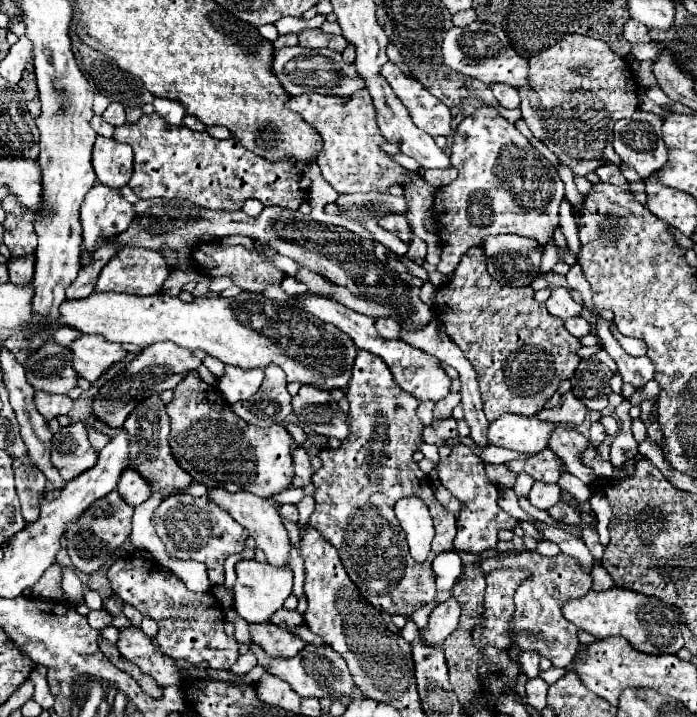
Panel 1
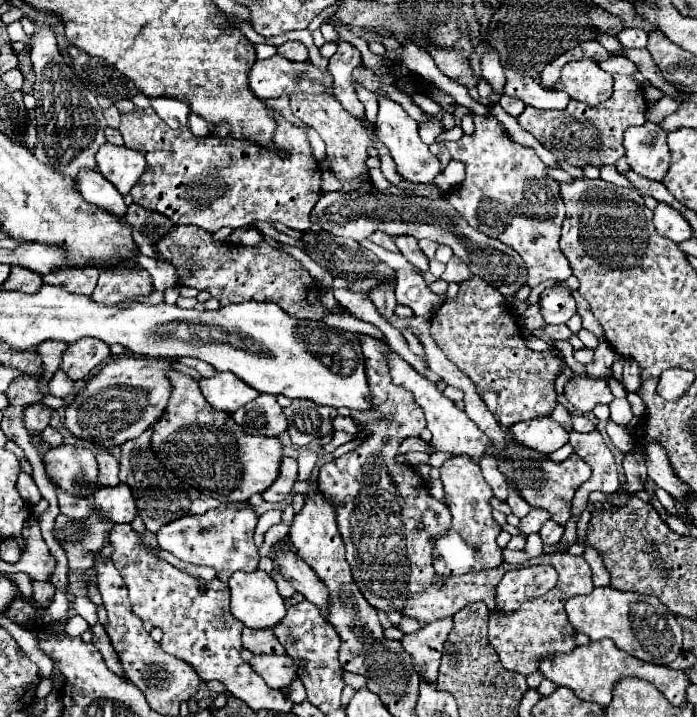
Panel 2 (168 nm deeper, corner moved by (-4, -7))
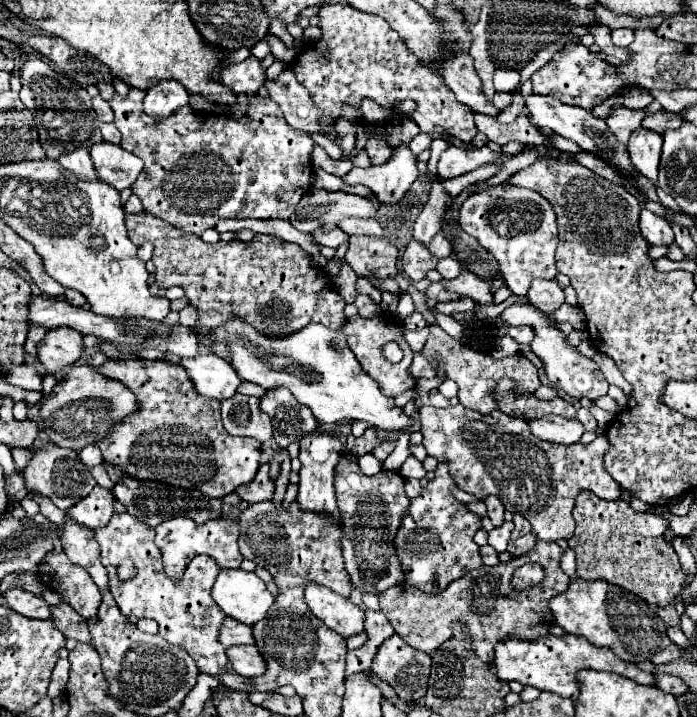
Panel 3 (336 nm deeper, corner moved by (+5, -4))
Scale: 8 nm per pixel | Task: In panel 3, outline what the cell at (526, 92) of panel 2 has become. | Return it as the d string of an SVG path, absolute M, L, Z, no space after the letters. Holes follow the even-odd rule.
M531 94L527 96L527 102L525 102L527 110L529 110L529 116L533 120L533 124L541 126L543 130L551 130L563 138L569 138L573 140L575 144L579 144L585 152L593 152L597 156L601 156L603 160L607 162L613 162L619 170L625 170L625 172L637 172L633 168L633 164L629 164L629 154L627 154L627 148L623 144L619 144L615 140L615 136L611 134L611 130L607 128L607 124L599 118L595 118L589 110L583 110L583 108L577 108L577 106L567 106L563 104L561 100L557 100L555 96L539 96L539 94Z

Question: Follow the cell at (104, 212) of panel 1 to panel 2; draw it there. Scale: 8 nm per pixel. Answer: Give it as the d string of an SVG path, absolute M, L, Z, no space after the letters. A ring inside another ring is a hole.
M98 169L94 171L82 171L78 175L78 191L82 193L82 197L88 203L94 203L98 207L104 207L106 211L114 213L114 215L124 215L126 213L126 205L122 201L122 195L114 189L114 185L102 177L102 173L98 173Z

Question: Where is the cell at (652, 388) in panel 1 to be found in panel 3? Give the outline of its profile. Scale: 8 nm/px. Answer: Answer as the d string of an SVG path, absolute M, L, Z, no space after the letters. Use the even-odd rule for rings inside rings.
M461 404L449 408L421 406L417 410L417 420L421 424L427 454L435 456L439 462L449 462L449 470L457 476L461 490L481 500L495 494L509 512L519 512L531 522L539 540L557 542L573 536L575 524L571 510L581 490L591 490L605 500L617 500L621 496L621 488L603 466L603 458L611 448L603 432L587 446L563 446L537 440L521 418L503 412L481 416Z

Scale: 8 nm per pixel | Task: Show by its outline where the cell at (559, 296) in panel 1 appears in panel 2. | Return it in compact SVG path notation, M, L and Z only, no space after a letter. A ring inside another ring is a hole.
M554 283L540 293L540 313L546 323L566 323L576 313L576 301L568 287Z

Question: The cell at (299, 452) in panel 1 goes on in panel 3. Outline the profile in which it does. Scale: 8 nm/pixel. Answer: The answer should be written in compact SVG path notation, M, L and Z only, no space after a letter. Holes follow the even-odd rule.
M261 464L257 478L249 484L243 484L241 488L237 488L237 494L245 500L245 502L263 502L263 500L271 500L275 492L275 482L269 476L269 464Z

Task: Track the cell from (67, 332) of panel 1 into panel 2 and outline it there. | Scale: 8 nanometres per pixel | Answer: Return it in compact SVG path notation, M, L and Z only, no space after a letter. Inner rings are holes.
M50 341L50 343L40 343L36 347L42 363L44 363L44 373L48 379L52 379L52 375L56 373L56 369L60 367L62 361L62 353L66 349L66 343L58 343L58 341Z

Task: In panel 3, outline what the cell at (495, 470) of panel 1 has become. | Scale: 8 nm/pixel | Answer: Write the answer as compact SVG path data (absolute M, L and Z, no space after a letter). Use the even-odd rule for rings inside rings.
M487 496L485 500L485 506L487 506L487 516L491 518L493 526L499 526L503 522L503 514L505 514L505 506L501 504L501 500L497 496Z

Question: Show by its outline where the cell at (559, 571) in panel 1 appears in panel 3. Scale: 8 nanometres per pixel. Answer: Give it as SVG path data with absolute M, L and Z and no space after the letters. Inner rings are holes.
M537 542L531 552L509 562L501 562L497 566L483 566L477 572L467 572L465 576L453 580L453 584L449 584L443 592L437 594L427 594L415 586L397 584L397 588L389 588L379 596L381 612L389 618L389 622L401 638L405 638L413 648L425 652L441 648L441 644L451 636L451 622L463 620L473 638L473 650L477 650L477 656L493 664L495 644L505 640L507 636L525 640L549 636L549 628L553 626L549 600L565 592L571 584L569 576L561 570L561 556L563 550L559 548L559 544ZM529 560L545 568L545 580L531 592L513 592L509 588L509 576L515 568L528 563Z

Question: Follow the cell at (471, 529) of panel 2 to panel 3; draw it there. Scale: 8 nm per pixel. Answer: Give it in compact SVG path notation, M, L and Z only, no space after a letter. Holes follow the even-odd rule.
M439 462L435 478L423 488L423 492L411 500L409 522L397 532L397 556L405 568L405 582L421 588L423 592L441 592L457 576L465 576L469 570L481 568L481 552L473 542L475 532L481 528L481 516L471 512L467 504L453 496L455 480L449 474L449 464ZM471 534L471 536L469 536Z

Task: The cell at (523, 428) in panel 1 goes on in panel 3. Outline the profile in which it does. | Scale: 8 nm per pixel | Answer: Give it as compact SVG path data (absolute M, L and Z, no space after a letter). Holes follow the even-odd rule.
M553 414L543 416L541 420L529 420L527 424L533 436L545 442L555 442L555 444L579 442L579 438L585 432L579 420L567 420L563 416L553 416Z

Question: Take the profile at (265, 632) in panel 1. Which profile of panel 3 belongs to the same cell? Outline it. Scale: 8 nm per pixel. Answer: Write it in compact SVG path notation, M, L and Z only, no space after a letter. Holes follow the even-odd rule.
M225 620L221 628L221 644L225 644L225 648L241 646L241 644L255 644L253 628L237 620Z

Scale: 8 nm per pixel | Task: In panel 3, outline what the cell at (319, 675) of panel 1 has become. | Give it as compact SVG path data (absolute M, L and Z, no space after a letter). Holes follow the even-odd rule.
M239 646L239 648L229 648L227 650L227 658L233 662L233 670L239 672L241 676L261 676L267 668L265 668L265 660L259 654L259 650L255 646Z

